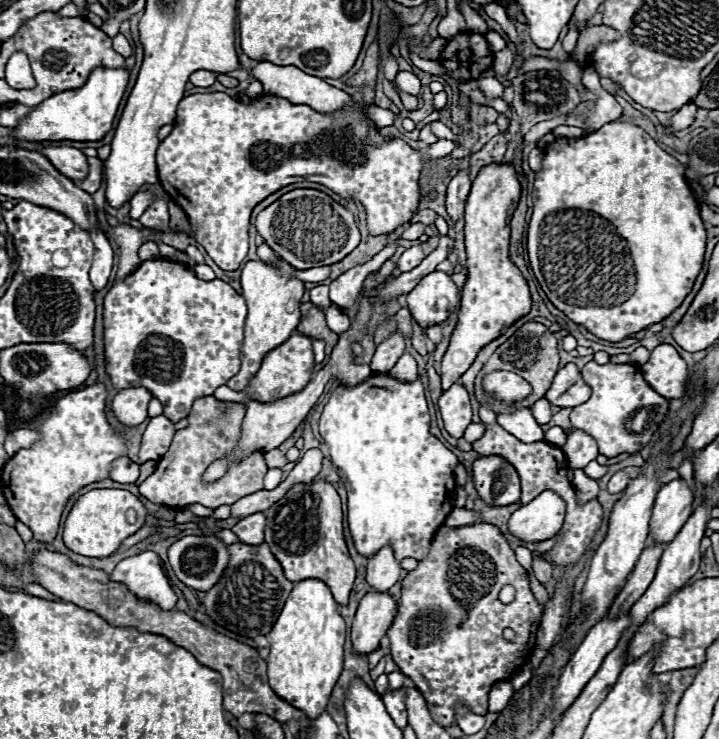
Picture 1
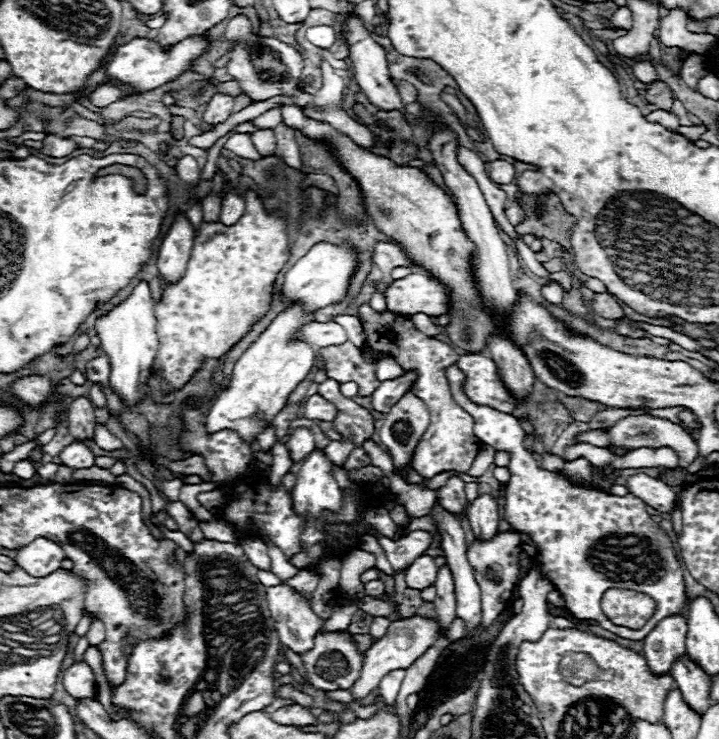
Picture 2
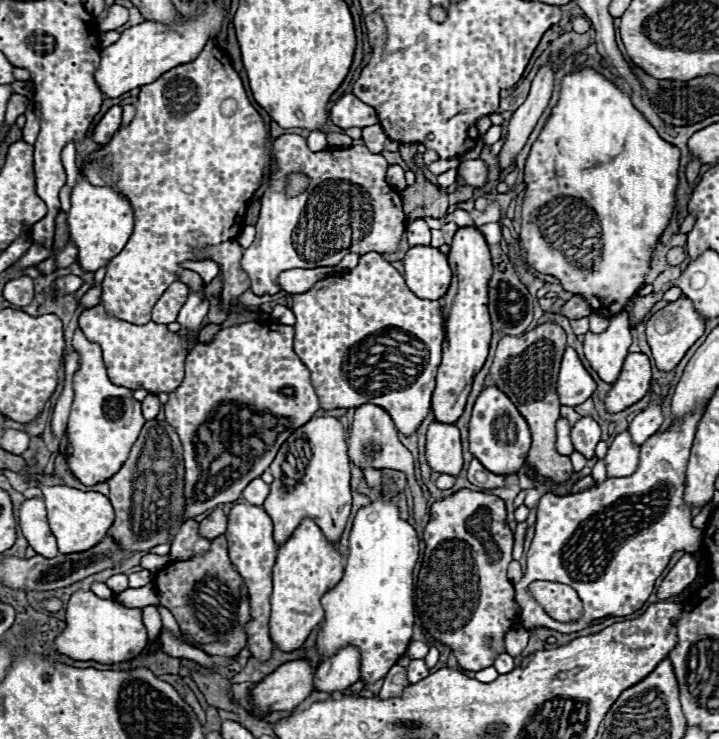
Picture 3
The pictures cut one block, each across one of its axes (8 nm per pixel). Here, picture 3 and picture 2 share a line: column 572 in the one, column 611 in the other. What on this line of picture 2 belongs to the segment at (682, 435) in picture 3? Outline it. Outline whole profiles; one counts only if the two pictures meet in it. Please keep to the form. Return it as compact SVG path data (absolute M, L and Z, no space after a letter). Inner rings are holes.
M456 364L446 368L446 378L456 404L474 416L474 434L484 444L511 454L508 470L512 476L506 484L504 520L516 532L530 536L538 550L536 562L540 572L560 592L566 610L574 618L596 620L602 628L622 638L642 640L662 618L682 612L686 602L682 566L674 554L670 536L650 518L646 504L640 498L634 494L612 496L598 488L574 484L562 472L542 470L532 452L524 448L524 430L512 414L470 402L462 388L466 376ZM608 588L626 588L648 594L658 608L640 630L616 626L600 608Z

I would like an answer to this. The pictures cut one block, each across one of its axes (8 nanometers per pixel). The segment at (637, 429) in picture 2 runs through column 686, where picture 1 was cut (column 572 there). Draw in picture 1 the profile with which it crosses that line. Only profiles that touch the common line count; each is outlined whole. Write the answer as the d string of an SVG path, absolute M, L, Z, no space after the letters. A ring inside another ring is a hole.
M572 430L568 434L568 442L562 446L570 466L584 468L588 462L592 462L598 456L598 446L592 436L586 436L584 432Z

